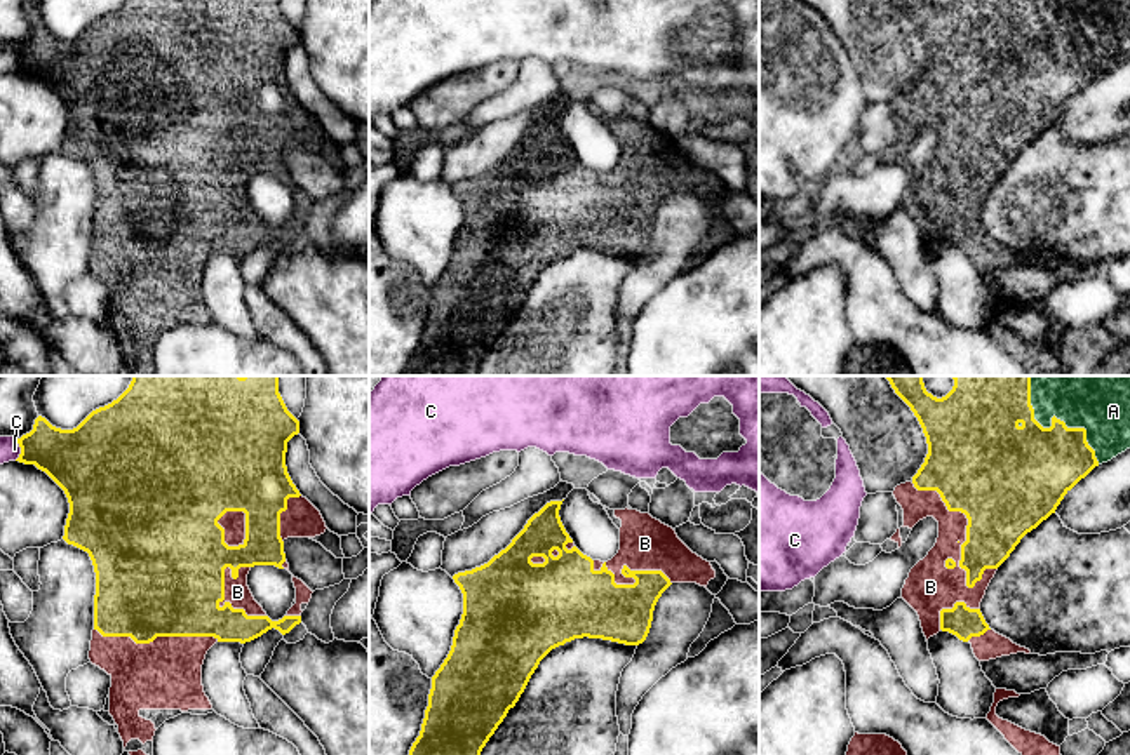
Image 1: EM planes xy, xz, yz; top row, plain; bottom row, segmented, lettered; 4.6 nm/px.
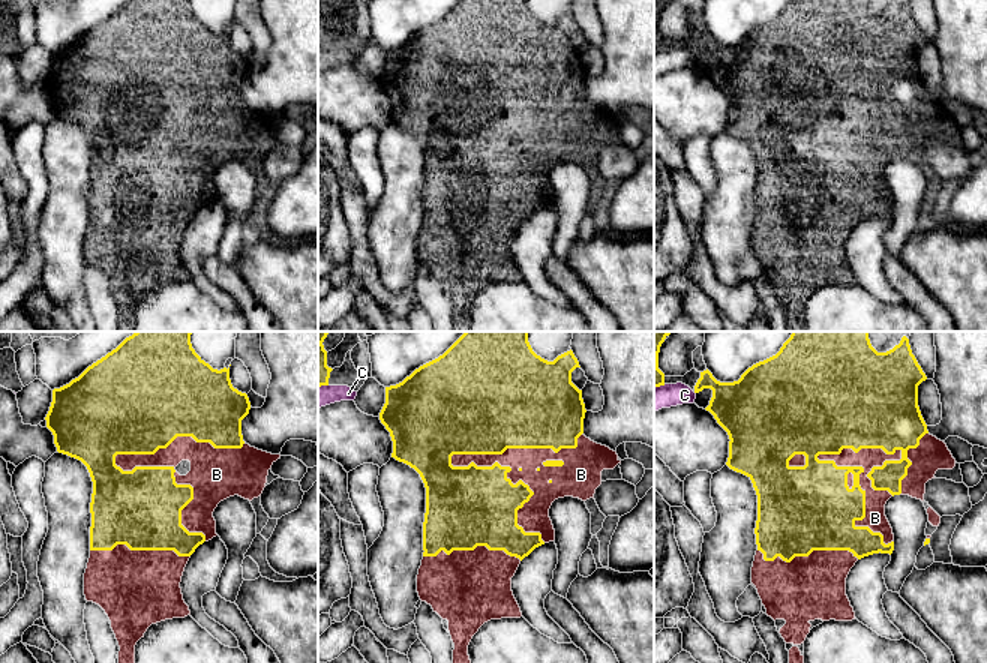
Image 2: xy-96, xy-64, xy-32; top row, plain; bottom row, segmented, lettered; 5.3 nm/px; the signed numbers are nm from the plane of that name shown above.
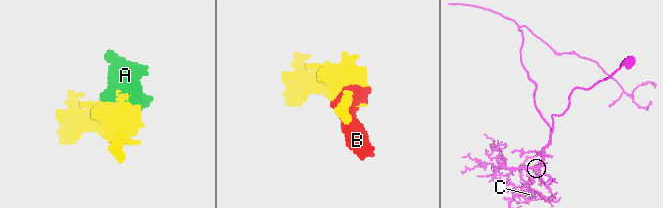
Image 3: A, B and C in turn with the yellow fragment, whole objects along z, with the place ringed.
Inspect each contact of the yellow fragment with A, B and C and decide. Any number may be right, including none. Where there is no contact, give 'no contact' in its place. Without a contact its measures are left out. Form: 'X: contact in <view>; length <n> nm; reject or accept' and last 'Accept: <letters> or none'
A: contact in yz; length 480 nm; accept
B: contact in yz; length 550 nm; accept
C: contact in xy; length 110 nm; reject
Accept: A, B

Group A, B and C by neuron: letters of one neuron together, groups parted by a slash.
A B / C

